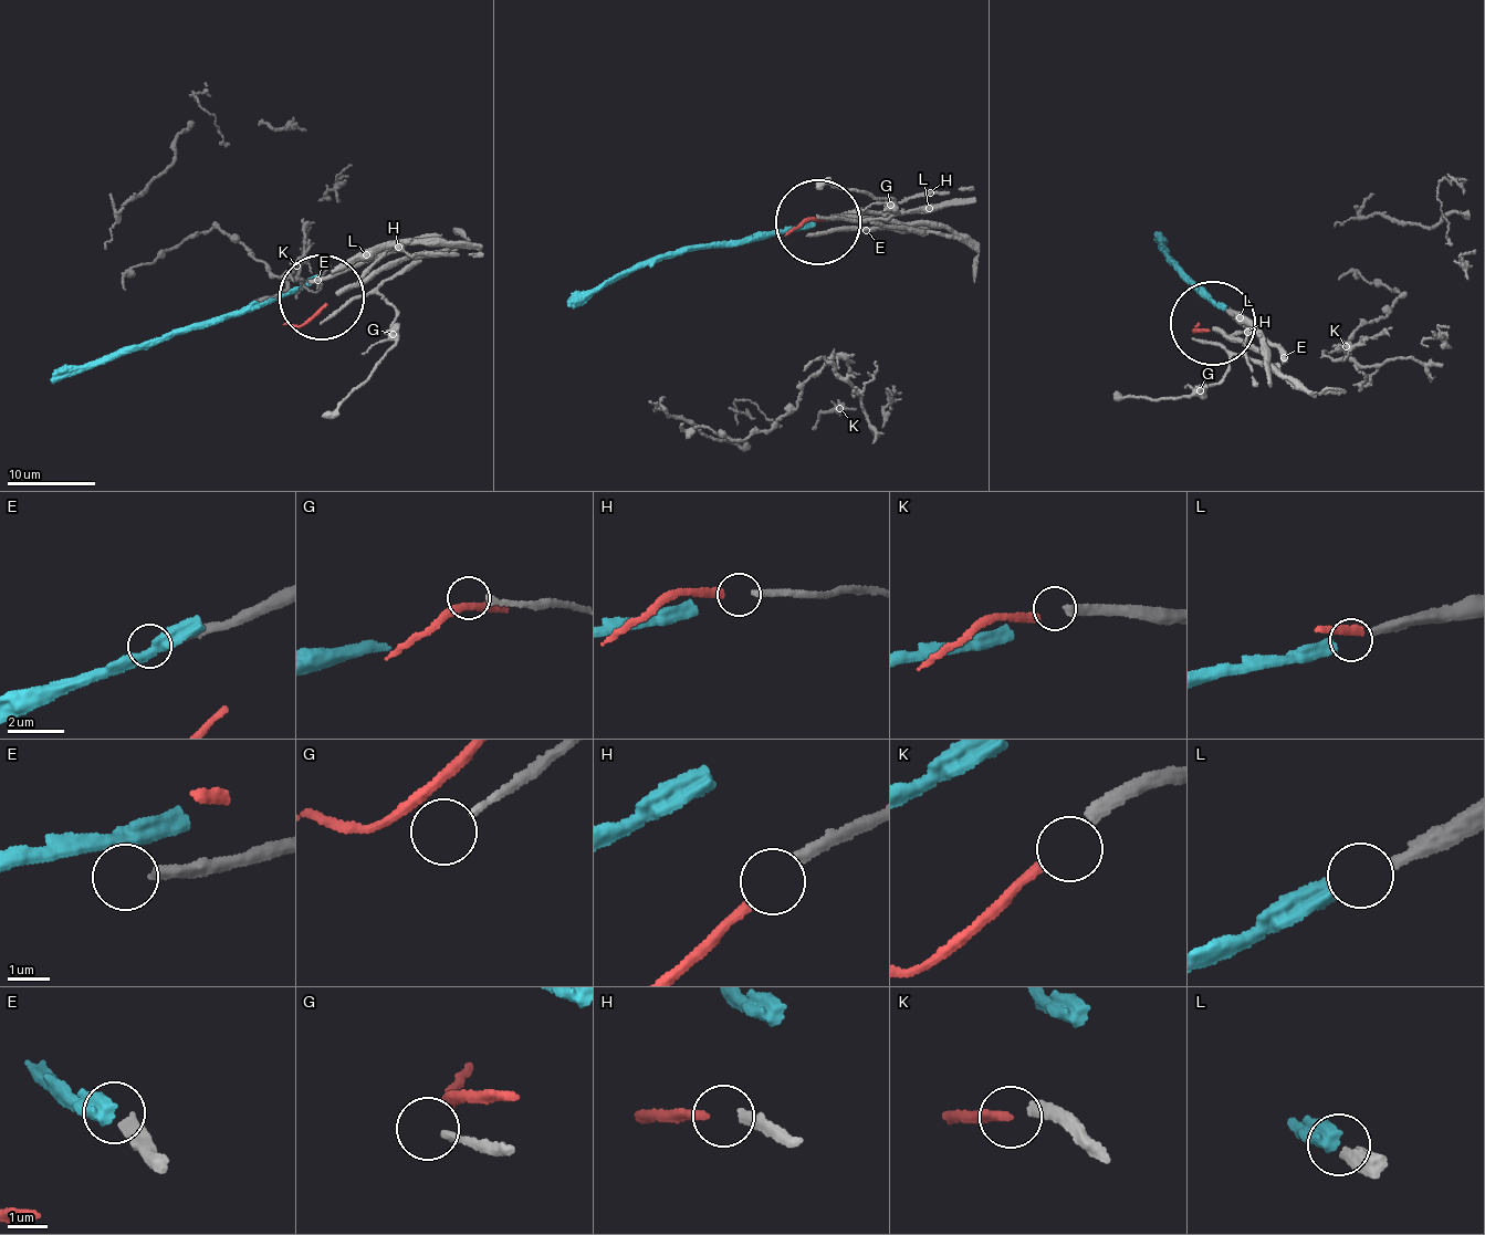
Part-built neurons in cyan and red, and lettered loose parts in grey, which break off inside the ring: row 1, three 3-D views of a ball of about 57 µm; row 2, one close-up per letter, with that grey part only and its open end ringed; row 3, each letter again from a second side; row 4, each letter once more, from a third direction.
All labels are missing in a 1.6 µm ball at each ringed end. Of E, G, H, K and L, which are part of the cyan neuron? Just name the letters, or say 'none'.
L

